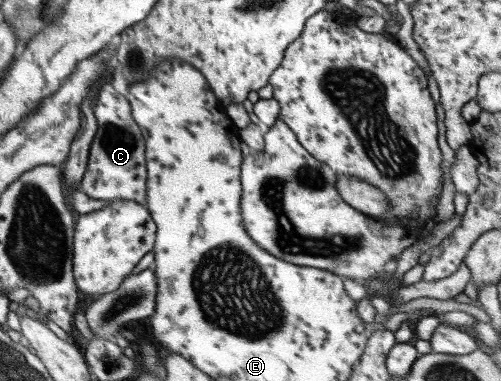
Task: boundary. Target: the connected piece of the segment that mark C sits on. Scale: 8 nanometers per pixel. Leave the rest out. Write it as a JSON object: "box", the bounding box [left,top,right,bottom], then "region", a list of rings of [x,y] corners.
{"box":[79,81,145,204],"region":[[[107,81],[97,90],[92,114],[95,116],[97,129],[89,146],[87,163],[79,184],[80,190],[94,200],[126,199],[144,204],[145,142],[138,125],[131,117],[130,104]]]}

